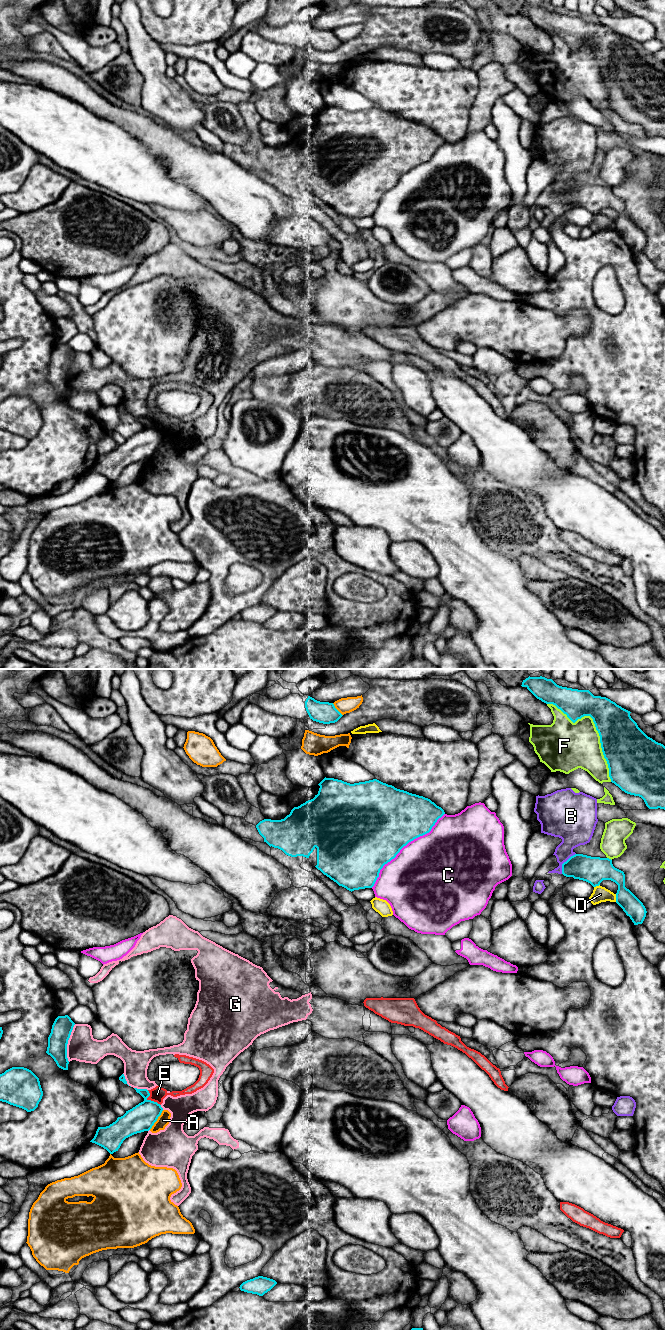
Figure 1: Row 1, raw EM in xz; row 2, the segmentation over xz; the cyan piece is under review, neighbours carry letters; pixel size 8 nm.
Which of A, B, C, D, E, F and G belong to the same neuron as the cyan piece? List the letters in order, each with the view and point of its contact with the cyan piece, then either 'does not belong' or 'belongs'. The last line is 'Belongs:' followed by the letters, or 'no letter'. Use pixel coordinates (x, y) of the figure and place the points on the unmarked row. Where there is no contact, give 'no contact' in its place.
A: contact xz (156, 448); does not belong
B: contact xz (564, 190); does not belong
C: contact xz (404, 173); does not belong
D: contact xz (616, 226); does not belong
E: contact xz (150, 428); does not belong
F: contact xz (596, 56); does not belong
G: contact xz (67, 371); does not belong
Belongs: no letter

